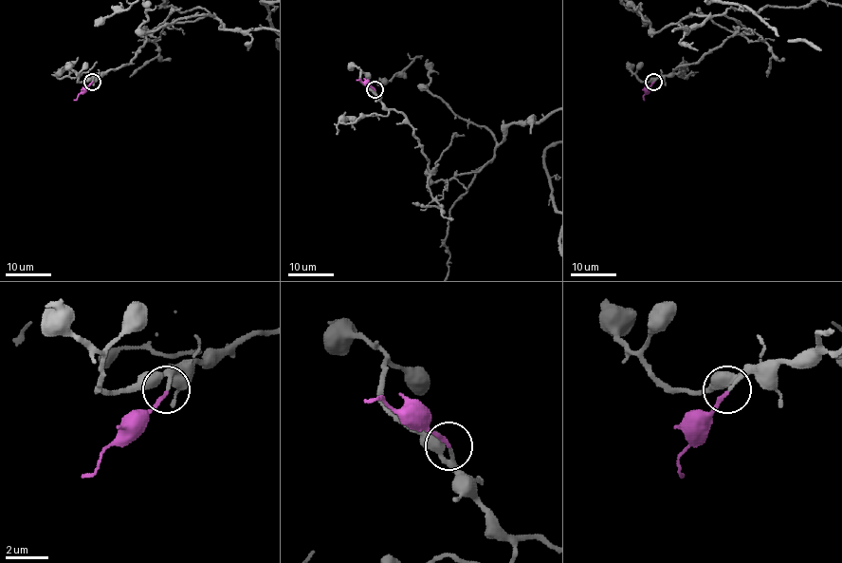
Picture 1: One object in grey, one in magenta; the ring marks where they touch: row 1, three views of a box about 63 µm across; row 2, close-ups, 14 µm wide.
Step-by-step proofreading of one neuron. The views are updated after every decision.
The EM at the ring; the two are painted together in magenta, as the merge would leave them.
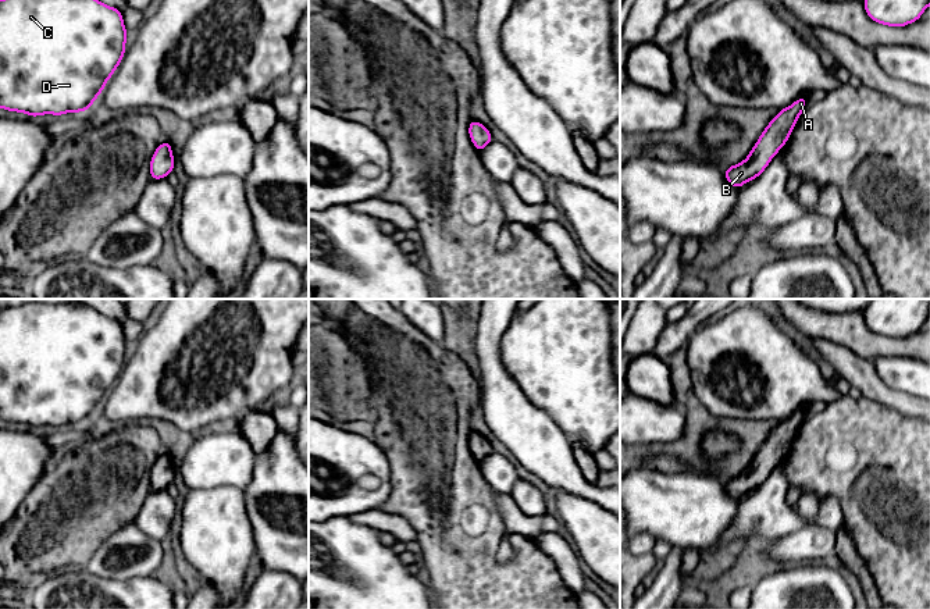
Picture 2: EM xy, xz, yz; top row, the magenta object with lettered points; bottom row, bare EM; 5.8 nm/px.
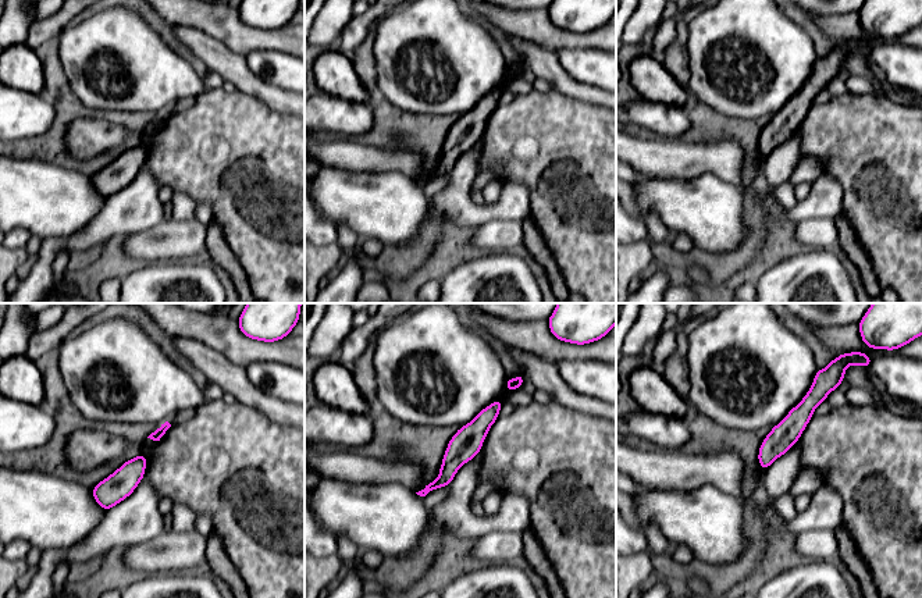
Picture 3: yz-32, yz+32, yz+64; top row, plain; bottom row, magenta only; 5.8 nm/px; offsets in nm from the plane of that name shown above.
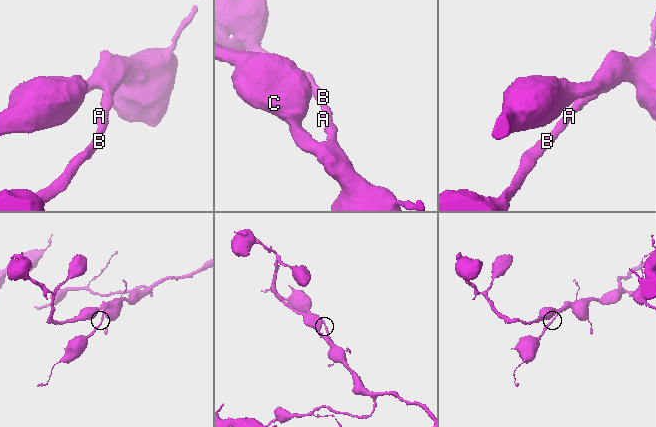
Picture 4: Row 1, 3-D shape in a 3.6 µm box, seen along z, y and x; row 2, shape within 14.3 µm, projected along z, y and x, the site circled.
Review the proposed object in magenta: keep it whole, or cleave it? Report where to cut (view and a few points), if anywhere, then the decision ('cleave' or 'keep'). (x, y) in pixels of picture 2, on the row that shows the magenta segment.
cut none; keep

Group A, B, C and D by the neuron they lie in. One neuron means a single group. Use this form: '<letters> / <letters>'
A B C D

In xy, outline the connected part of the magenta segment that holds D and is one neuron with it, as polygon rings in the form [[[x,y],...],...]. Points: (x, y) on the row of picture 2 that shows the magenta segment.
[[[0,0],[0,108],[29,117],[89,110],[118,68],[128,38],[122,13],[99,0]]]

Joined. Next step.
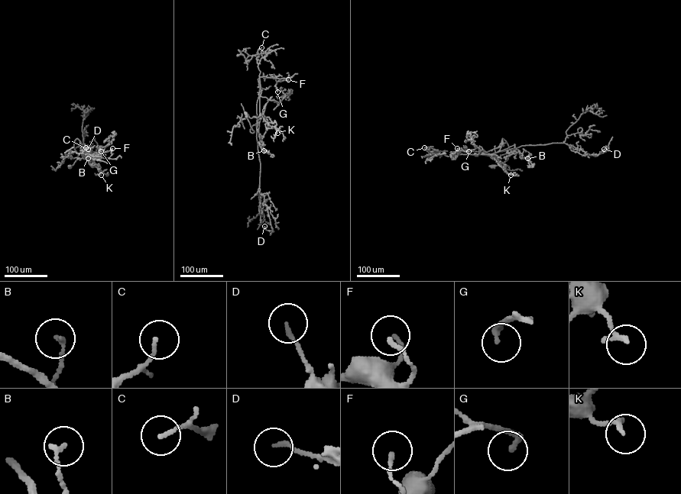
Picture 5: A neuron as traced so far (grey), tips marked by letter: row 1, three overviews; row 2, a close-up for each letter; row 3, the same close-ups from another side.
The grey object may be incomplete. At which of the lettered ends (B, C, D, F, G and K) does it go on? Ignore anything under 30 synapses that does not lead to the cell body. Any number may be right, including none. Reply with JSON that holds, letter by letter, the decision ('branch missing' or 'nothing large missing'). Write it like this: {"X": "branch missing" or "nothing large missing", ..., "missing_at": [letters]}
{"B": "nothing large missing", "C": "nothing large missing", "D": "nothing large missing", "F": "nothing large missing", "G": "nothing large missing", "K": "nothing large missing", "missing_at": []}

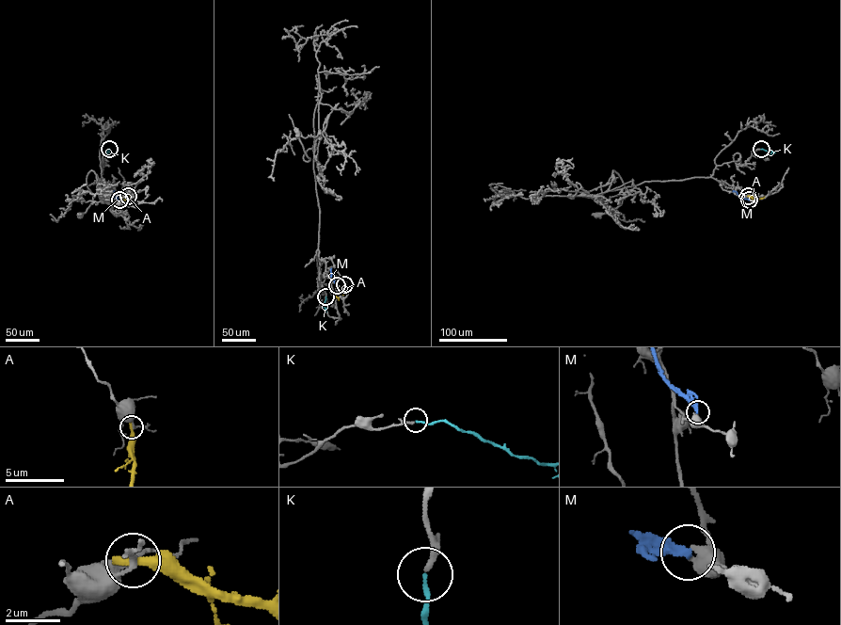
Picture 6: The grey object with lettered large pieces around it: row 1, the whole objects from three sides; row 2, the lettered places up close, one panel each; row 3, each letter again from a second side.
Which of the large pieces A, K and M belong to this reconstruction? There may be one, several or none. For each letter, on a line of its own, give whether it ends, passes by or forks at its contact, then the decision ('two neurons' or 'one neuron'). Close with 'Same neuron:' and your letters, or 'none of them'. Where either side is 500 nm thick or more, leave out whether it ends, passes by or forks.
A: it ends; two neurons
K: it ends; one neuron
M: it ends; two neurons
Same neuron: K

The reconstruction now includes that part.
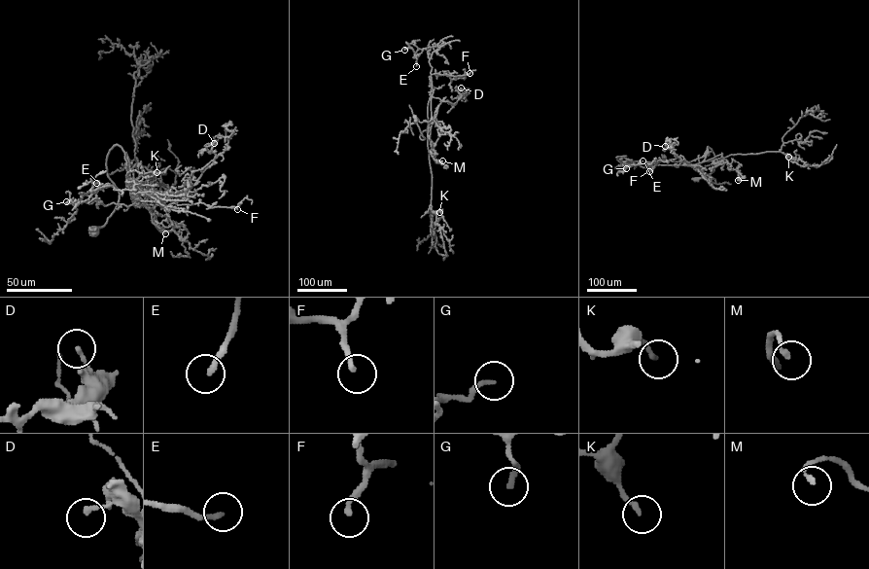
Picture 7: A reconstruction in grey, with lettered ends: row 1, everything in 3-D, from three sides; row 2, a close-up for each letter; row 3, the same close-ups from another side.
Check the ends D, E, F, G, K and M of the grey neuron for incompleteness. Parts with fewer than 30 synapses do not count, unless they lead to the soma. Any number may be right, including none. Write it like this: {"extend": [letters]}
{"extend": ["E", "K"]}

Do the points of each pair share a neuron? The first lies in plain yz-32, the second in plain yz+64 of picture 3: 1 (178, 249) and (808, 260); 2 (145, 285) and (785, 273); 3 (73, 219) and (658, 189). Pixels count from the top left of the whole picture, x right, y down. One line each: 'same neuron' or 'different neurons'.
1: different neurons
2: same neuron
3: same neuron

